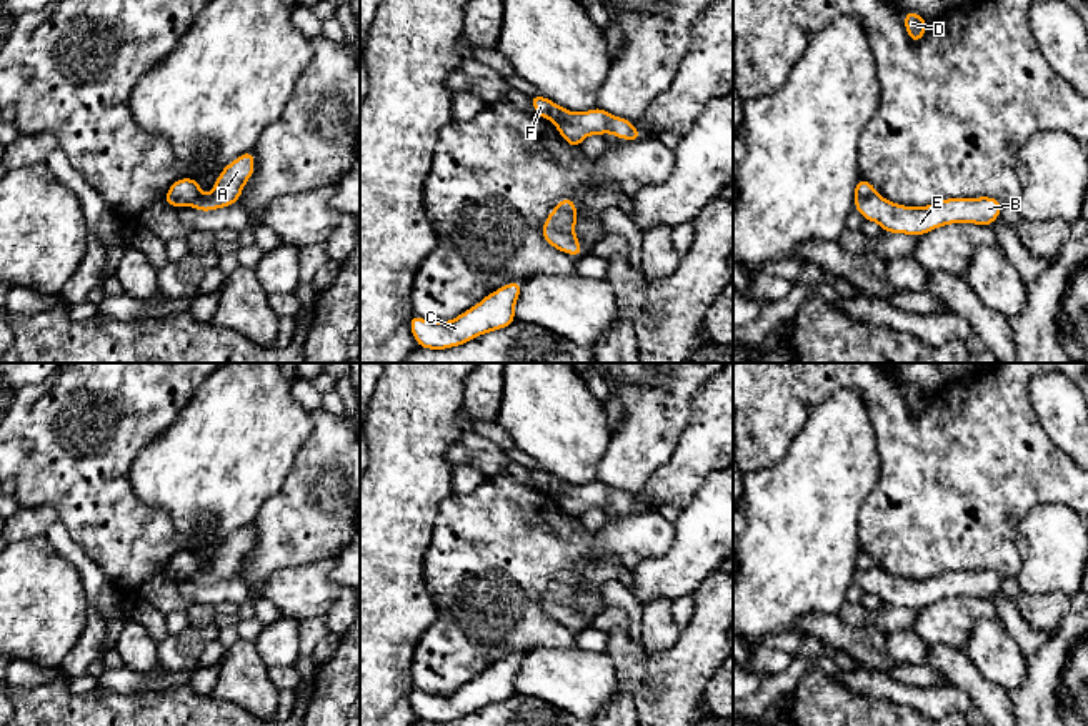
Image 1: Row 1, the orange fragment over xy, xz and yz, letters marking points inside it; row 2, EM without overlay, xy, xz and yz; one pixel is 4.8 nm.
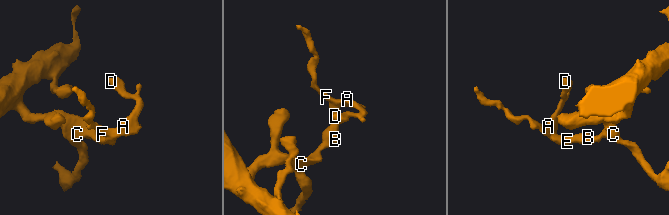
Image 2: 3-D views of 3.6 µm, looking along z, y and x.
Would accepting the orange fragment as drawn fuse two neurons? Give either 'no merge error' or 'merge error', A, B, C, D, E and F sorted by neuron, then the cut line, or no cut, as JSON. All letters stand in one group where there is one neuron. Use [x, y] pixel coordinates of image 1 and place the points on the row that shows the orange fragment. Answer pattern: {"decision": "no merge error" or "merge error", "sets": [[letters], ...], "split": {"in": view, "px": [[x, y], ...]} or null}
{"decision": "merge error", "sets": [["A", "B", "C", "D", "E"], ["F"]], "split": {"in": "yz", "px": [[875, 192], [855, 198]]}}

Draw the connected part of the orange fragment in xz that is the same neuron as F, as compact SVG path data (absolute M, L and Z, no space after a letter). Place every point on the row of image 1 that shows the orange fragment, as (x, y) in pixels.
M542 95L528 97L528 100L532 102L537 115L545 118L545 120L561 122L568 117L566 108L556 105L555 102L545 98Z

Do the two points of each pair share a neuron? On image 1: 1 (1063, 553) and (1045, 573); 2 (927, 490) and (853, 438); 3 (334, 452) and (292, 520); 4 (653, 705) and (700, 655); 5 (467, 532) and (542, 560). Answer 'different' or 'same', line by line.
1: same
2: different
3: same
4: same
5: same

